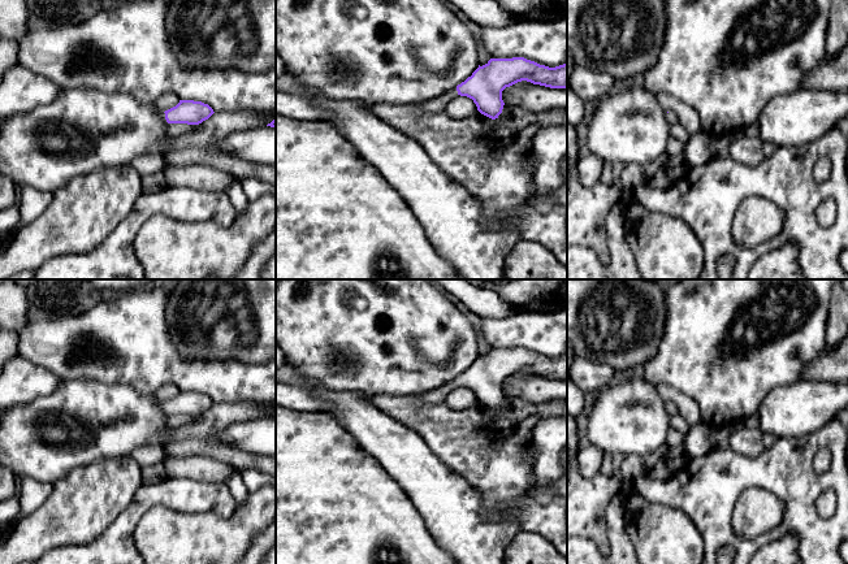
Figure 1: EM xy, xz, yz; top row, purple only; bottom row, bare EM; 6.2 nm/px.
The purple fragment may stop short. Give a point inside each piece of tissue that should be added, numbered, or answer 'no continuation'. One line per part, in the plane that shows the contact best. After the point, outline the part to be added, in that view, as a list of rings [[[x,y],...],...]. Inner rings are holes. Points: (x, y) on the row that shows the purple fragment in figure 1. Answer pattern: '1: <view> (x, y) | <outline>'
1: xz (437, 104) | [[[457,88],[447,91],[446,94],[441,95],[440,97],[431,99],[423,103],[423,107],[427,112],[436,113],[445,109],[449,101],[458,96]]]

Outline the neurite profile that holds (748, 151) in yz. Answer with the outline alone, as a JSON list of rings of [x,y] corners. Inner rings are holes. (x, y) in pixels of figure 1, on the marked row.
[[[744,135],[728,146],[730,157],[745,166],[760,165],[765,156],[763,142],[760,138]]]

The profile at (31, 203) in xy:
[[[22,186],[17,191],[17,205],[20,211],[18,229],[35,221],[52,201],[52,194],[36,190],[31,186]]]

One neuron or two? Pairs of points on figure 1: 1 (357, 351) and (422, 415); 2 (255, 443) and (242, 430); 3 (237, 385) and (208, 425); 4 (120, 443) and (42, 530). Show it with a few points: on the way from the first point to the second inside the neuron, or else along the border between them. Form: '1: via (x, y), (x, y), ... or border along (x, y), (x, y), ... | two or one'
1: border along (422, 393), (376, 393), (372, 397) | two
2: via (252, 441), (245, 433) | one
3: border along (255, 402), (217, 402), (215, 404) | two
4: border along (130, 455), (98, 459), (76, 467) | two

